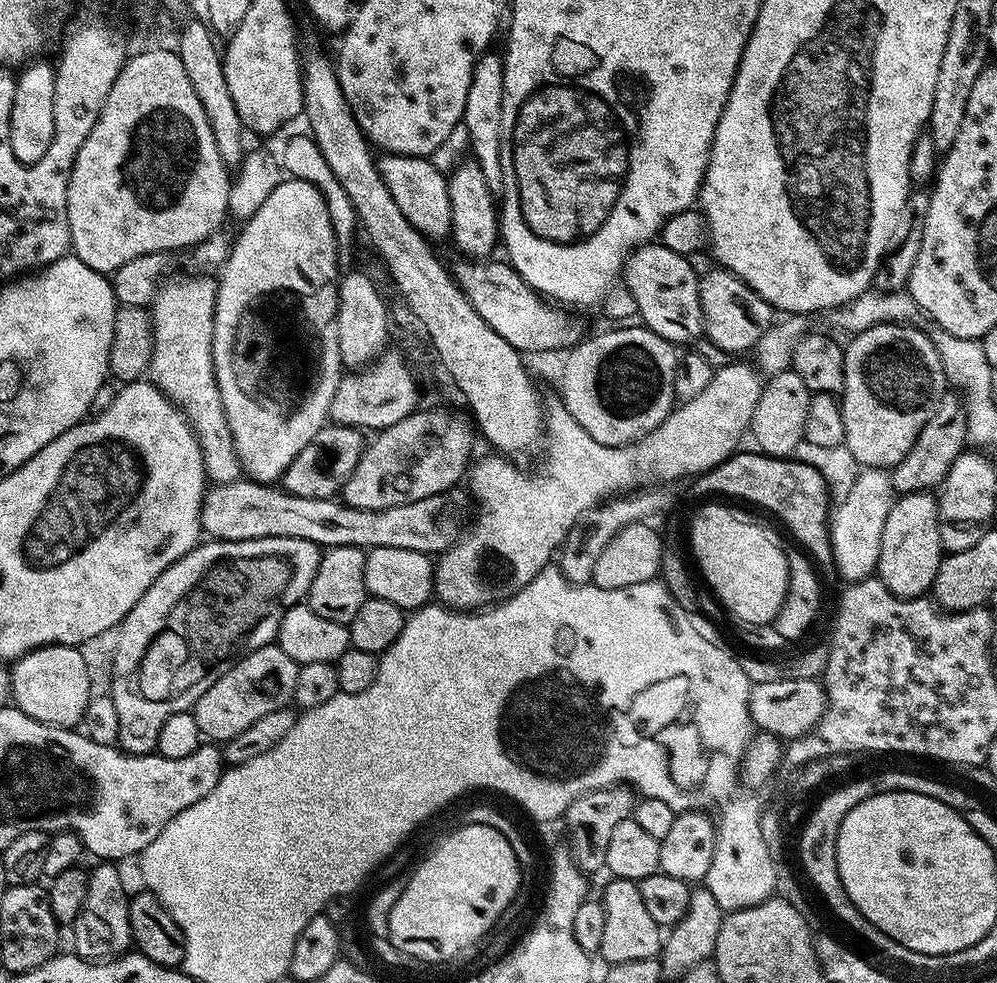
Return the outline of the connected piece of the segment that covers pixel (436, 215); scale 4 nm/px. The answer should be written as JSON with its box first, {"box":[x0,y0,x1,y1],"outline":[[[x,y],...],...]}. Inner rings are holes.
{"box":[376,154,452,242],"outline":[[[384,154],[377,159],[376,169],[382,174],[382,182],[386,182],[386,190],[390,190],[394,202],[398,202],[398,210],[406,214],[406,222],[410,222],[410,226],[414,226],[432,242],[437,242],[443,236],[445,239],[451,233],[452,215],[446,176],[431,159]]]}

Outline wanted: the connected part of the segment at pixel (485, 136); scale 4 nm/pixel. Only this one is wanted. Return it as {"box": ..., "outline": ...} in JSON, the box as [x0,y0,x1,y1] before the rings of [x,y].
{"box":[462,51,504,194],"outline":[[[485,51],[477,55],[474,74],[470,78],[470,90],[466,93],[466,110],[462,126],[468,135],[471,159],[482,170],[486,186],[494,194],[503,193],[502,162],[500,161],[500,139],[502,138],[502,98],[504,97],[504,57],[499,51]]]}

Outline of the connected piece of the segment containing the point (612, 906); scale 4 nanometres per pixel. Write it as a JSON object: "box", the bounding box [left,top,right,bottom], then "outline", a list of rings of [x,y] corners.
{"box":[599,879,662,965],"outline":[[[609,879],[604,888],[602,903],[604,905],[604,925],[599,955],[604,956],[605,965],[622,962],[638,962],[659,957],[662,947],[662,929],[650,918],[646,906],[642,903],[640,886],[634,880]]]}

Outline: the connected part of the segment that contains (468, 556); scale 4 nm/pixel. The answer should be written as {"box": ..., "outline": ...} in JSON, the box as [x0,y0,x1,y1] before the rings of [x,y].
{"box":[434,363,764,610],"outline":[[[751,363],[726,364],[715,369],[702,394],[695,395],[684,403],[677,403],[672,413],[658,427],[635,444],[615,448],[594,442],[594,438],[590,438],[590,434],[586,434],[586,430],[574,422],[563,403],[555,402],[552,405],[549,403],[546,408],[546,451],[537,472],[523,472],[519,463],[499,454],[491,454],[485,460],[477,459],[470,472],[470,496],[475,503],[477,500],[481,504],[480,513],[477,516],[475,513],[466,531],[447,552],[439,553],[434,564],[435,599],[453,610],[483,610],[509,600],[518,594],[518,590],[534,582],[543,568],[553,563],[569,530],[579,516],[586,514],[586,510],[603,504],[614,496],[639,489],[647,485],[644,484],[647,480],[652,483],[649,485],[656,486],[659,480],[680,480],[683,476],[695,478],[727,460],[741,447],[740,439],[751,429],[754,406],[758,406],[764,380]]]}

